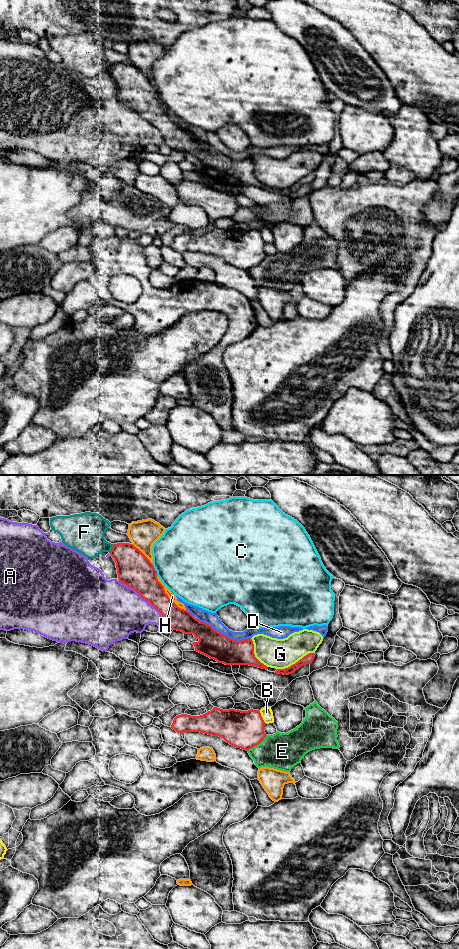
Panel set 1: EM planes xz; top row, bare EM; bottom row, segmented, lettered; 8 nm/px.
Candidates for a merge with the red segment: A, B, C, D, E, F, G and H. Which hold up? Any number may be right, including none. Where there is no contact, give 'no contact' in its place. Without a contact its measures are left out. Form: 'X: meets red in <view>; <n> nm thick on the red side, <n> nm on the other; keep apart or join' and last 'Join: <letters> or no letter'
A: meets red in xz; 280 nm thick on the red side, 420 nm on the other; keep apart
B: meets red in xz; 300 nm thick on the red side, 90 nm on the other; keep apart
C: meets red in xz; 280 nm thick on the red side, 480 nm on the other; keep apart
D: meets red in xz; 220 nm thick on the red side, 100 nm on the other; keep apart
E: meets red in xz; 300 nm thick on the red side, 300 nm on the other; keep apart
F: meets red in xz; 280 nm thick on the red side, 300 nm on the other; keep apart
G: meets red in xz; 80 nm thick on the red side, 240 nm on the other; keep apart
H: meets red in xz; 220 nm thick on the red side, 50 nm on the other; keep apart
Join: no letter

